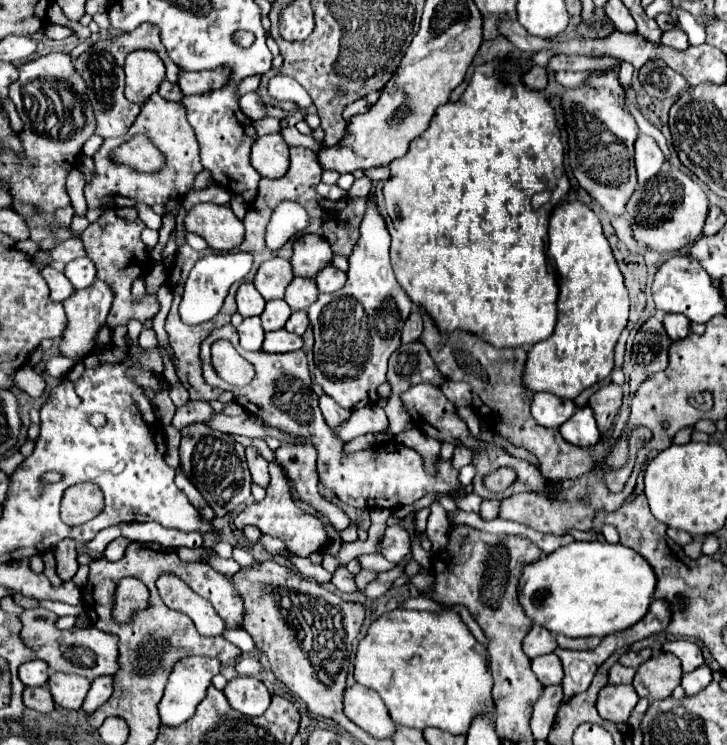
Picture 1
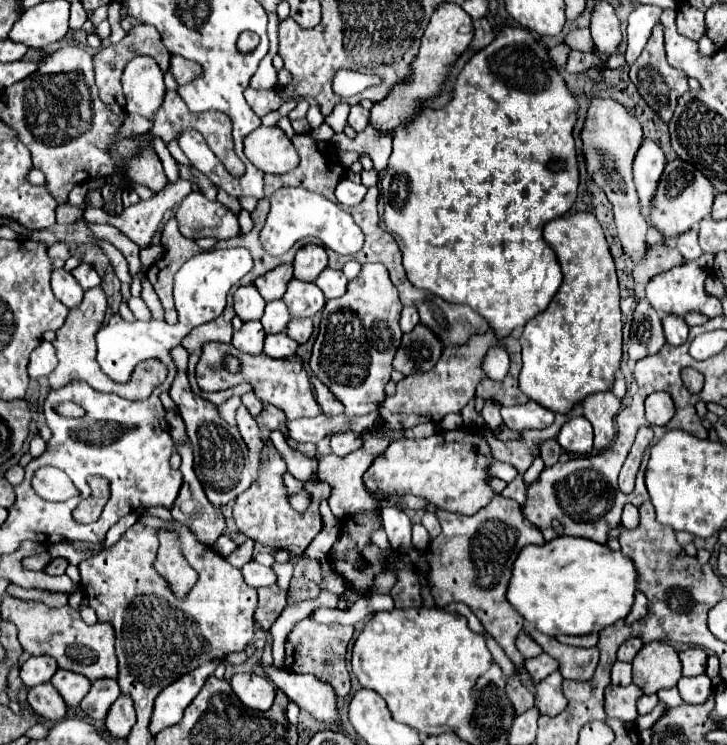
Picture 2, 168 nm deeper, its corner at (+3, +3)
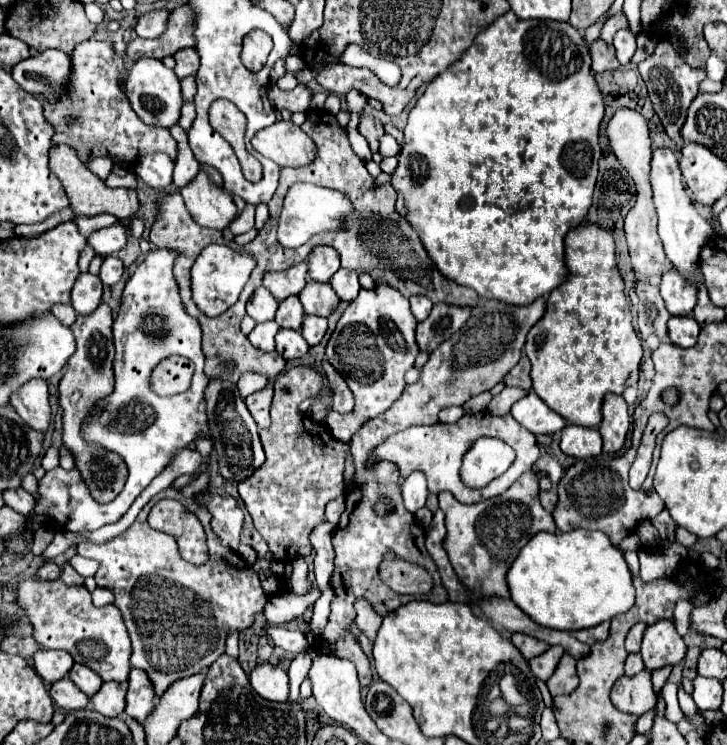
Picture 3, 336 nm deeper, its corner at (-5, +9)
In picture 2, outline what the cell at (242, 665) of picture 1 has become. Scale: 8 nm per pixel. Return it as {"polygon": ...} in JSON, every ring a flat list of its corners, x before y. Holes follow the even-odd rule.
{"polygon":[[265,667,265,671,269,679,279,689,283,689,291,701,295,701,301,709,309,711,315,719,323,723,341,725,337,695,327,681,321,681,319,677,311,677,311,675,289,673,287,669,277,671,273,667]]}

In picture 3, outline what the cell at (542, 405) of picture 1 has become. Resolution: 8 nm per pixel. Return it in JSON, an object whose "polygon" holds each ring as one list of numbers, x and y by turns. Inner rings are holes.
{"polygon":[[533,391,511,407,511,415,519,425,537,437,559,433,565,427,565,419,561,419,561,415,555,411,549,411,549,407,545,407,545,403,541,403]]}

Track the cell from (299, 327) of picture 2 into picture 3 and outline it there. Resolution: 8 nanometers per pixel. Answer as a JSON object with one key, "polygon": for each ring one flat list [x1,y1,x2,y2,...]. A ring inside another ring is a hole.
{"polygon":[[307,315,303,319,303,327,301,327,301,335,307,339,309,345,317,345,323,335,327,331,327,319,325,317,313,317,313,315]]}

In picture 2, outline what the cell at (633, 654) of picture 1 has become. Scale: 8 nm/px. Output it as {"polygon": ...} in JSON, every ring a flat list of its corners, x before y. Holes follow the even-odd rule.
{"polygon":[[629,637,621,647,619,647,619,651,617,651,617,659,619,661,627,661,627,663,631,663,633,661,633,657,637,655,637,651,643,647,643,641,639,639,639,637]]}

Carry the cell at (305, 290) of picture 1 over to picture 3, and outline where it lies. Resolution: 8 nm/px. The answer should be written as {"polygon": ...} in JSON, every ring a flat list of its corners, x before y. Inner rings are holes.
{"polygon":[[313,279,307,281,305,289,299,293,299,299,307,315,321,315,321,317,329,317,339,303,337,293,333,291,333,287,329,287,329,283,317,283]]}

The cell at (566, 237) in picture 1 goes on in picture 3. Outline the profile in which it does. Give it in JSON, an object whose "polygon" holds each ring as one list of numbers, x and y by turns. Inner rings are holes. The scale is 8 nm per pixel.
{"polygon":[[581,223,579,227,571,229,567,233,567,239,565,239,565,263,567,263,567,269,571,273,571,277,561,285,557,287,557,291,553,291,549,297,547,297,547,309,545,309,545,315,531,327,529,335,527,335,527,343,525,343,525,353,531,361,531,379,533,379,533,391,553,409,557,411,561,417,567,419,567,423,575,423,575,425,583,425,583,427,597,427,601,423,601,401,605,397,605,393,617,393,621,395,625,391,625,387,629,385,635,385,637,379,639,379,639,361,641,361,641,355,643,355,643,347,641,347,641,339,637,337,635,329,633,329,633,319,631,319,631,309,629,309,629,299,627,295,623,293,623,279,621,279,621,273,617,269,617,261,615,261,615,241,611,237,611,233,595,223]]}

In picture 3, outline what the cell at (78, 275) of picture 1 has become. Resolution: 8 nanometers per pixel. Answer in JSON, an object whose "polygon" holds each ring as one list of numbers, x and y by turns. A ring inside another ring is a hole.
{"polygon":[[107,255,103,259,103,265,101,265,101,271,99,271,99,279,103,285,115,285,123,275,123,263,117,259,117,257,111,257]]}

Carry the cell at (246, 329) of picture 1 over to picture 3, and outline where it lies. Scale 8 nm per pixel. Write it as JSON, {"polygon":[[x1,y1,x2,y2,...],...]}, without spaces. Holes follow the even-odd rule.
{"polygon":[[265,321,265,323,257,323,255,329,247,335,247,339,251,341,253,347,261,349,261,351,275,351,275,333,279,331,275,321]]}

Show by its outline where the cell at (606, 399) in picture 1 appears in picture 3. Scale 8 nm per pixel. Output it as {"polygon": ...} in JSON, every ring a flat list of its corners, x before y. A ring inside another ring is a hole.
{"polygon":[[609,393,603,399,601,407,601,423,599,423,599,433,603,437,603,451,605,453,615,453,623,447,627,431,629,431,629,405,621,395]]}

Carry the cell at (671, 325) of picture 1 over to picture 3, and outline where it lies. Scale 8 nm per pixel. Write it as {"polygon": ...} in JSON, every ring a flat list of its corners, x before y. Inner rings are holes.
{"polygon":[[671,317,669,319,669,337,679,347,693,347,697,343,701,327,693,317]]}

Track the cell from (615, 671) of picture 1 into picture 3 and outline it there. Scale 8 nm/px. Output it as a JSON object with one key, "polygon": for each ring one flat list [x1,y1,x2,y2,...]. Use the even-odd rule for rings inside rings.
{"polygon":[[627,655,627,661,625,661,625,675,633,677,633,675,637,675,639,671,643,671,641,655]]}

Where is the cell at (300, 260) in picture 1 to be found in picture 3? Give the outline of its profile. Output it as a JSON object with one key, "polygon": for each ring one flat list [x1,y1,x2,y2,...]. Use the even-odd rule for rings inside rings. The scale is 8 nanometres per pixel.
{"polygon":[[319,245,309,253,309,277,313,281,329,283,331,275,339,269,339,253,333,247]]}

